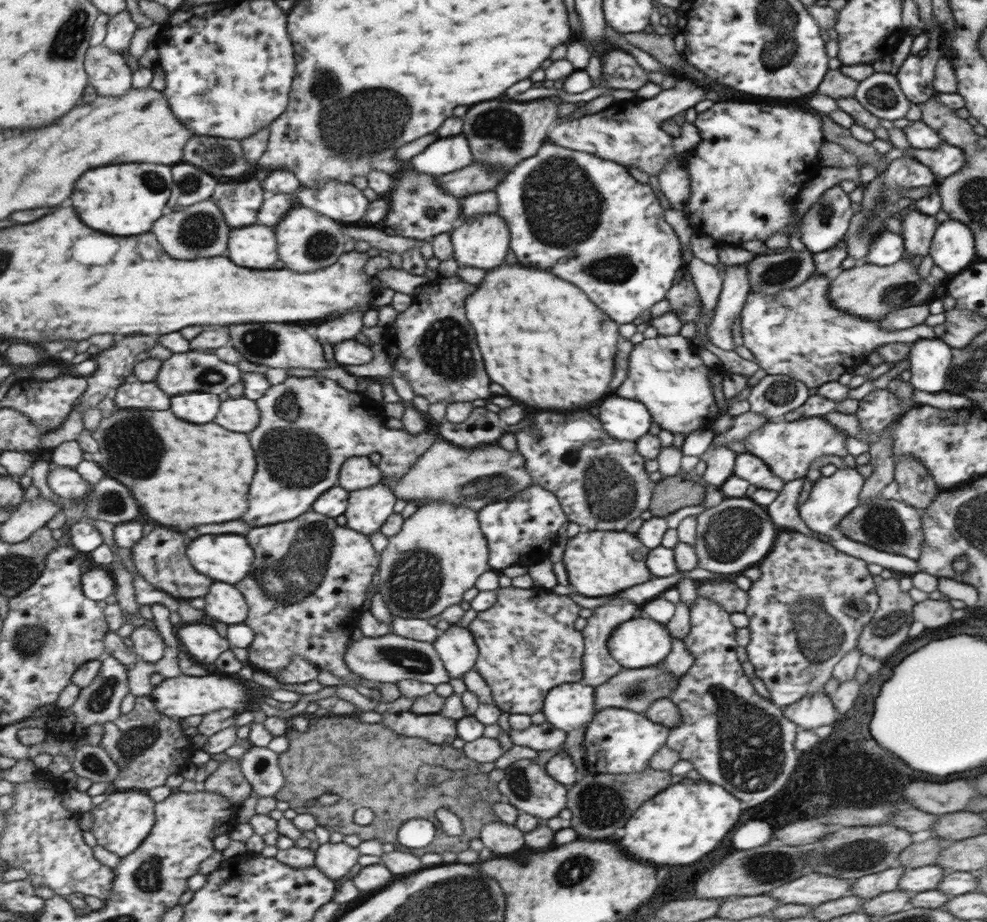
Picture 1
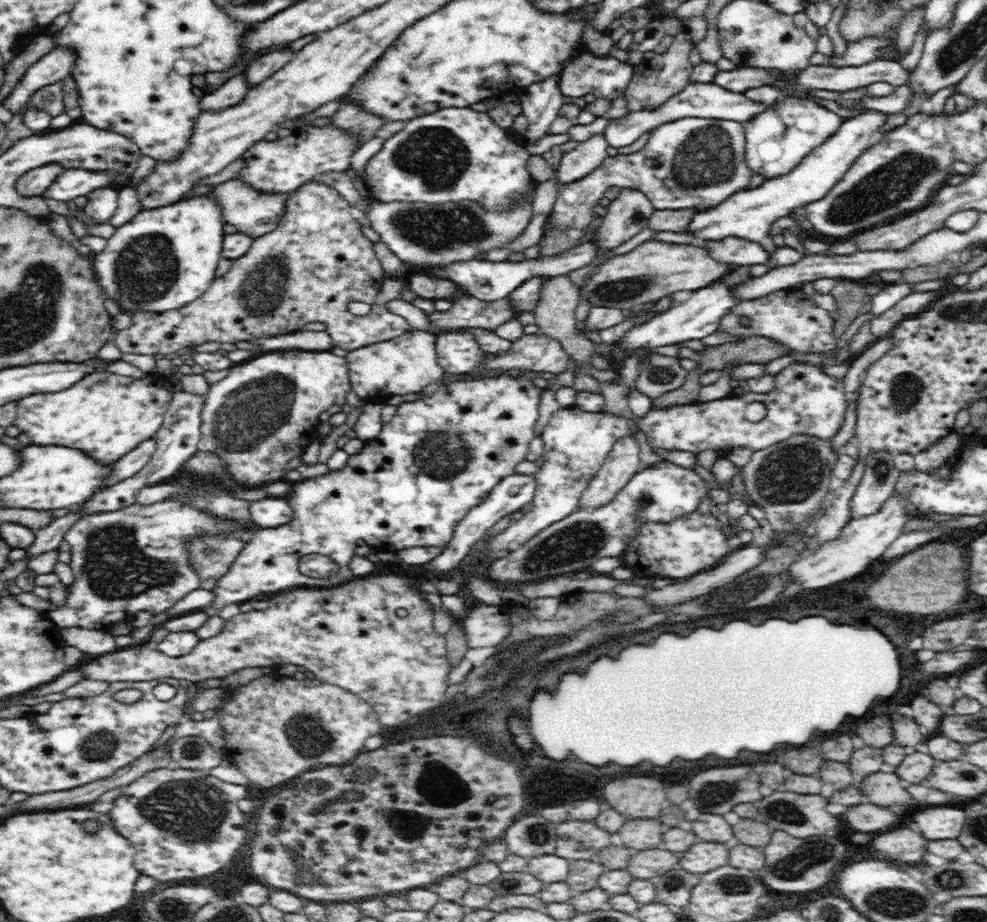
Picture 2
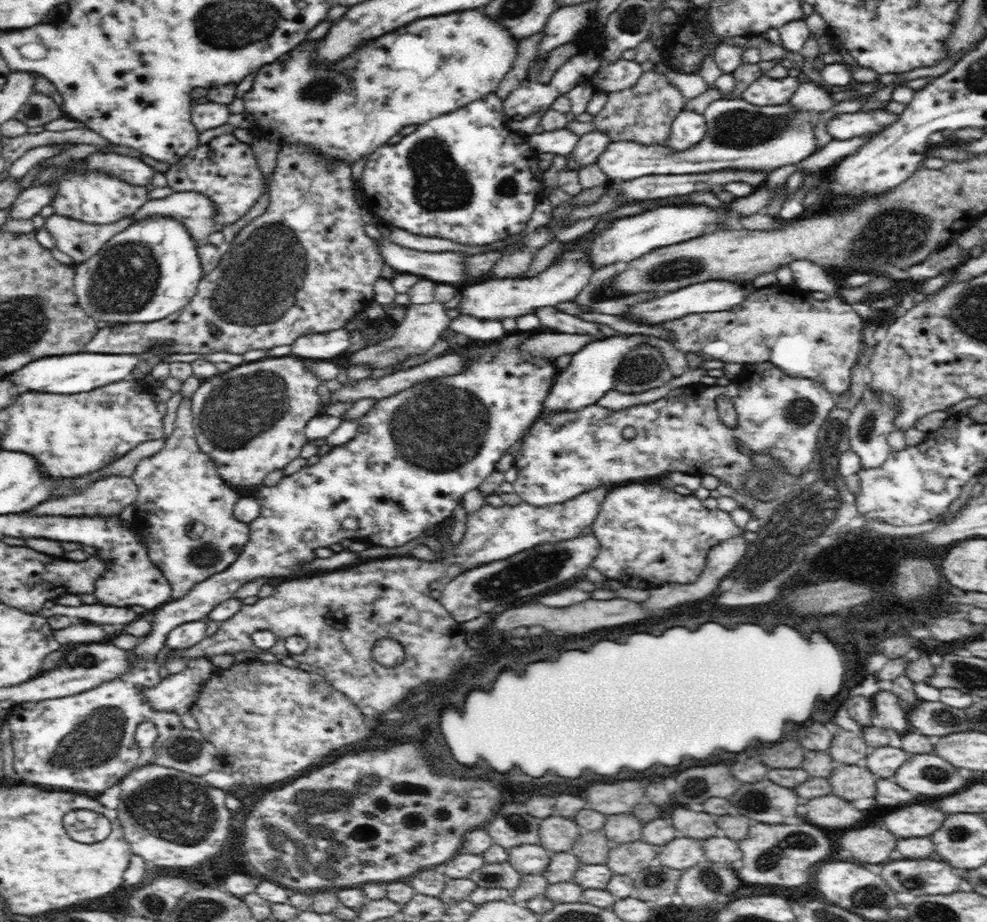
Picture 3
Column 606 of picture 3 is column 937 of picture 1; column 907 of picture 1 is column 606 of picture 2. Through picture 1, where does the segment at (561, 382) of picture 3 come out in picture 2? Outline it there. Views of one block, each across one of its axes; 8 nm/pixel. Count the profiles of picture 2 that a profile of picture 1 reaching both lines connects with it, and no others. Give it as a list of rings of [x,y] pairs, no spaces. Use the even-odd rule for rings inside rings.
[[[738,267],[734,272],[730,272],[721,281],[714,282],[712,285],[692,291],[690,298],[682,303],[670,306],[668,310],[660,312],[648,319],[639,327],[634,327],[626,336],[613,343],[609,348],[609,355],[604,356],[608,361],[609,367],[607,370],[614,372],[615,376],[605,383],[605,386],[610,384],[618,384],[620,382],[620,372],[624,363],[628,363],[632,354],[636,350],[662,348],[662,346],[670,346],[685,340],[700,340],[710,334],[717,332],[720,317],[734,304],[738,304],[735,298],[729,295],[729,286],[734,283],[739,283],[748,277],[752,277],[746,267]]]

